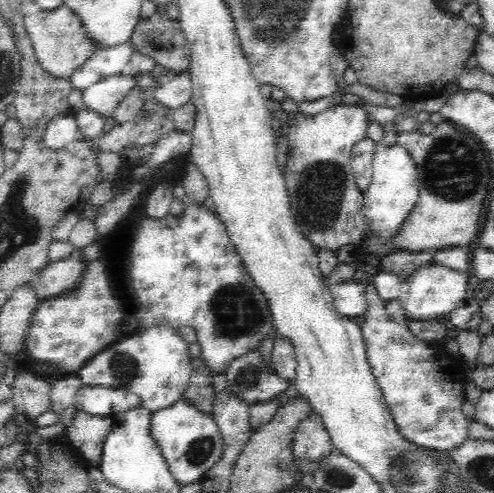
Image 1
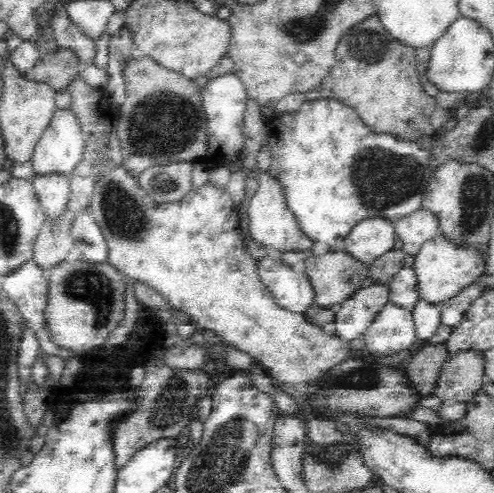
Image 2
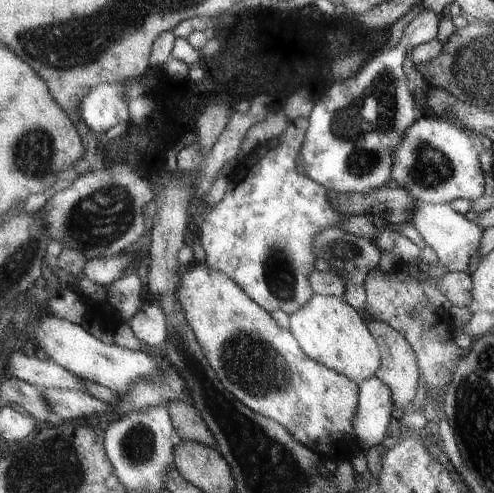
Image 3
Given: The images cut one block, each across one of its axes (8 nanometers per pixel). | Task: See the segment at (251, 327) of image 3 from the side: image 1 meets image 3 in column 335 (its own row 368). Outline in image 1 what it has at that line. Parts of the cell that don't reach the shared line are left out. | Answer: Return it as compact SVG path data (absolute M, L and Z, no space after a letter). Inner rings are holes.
M372 280L366 284L366 300L366 320L362 324L366 358L398 432L418 448L456 448L470 438L470 418L464 416L460 408L466 402L464 364L454 360L448 350L432 348L406 326L390 320L386 302L378 298Z

